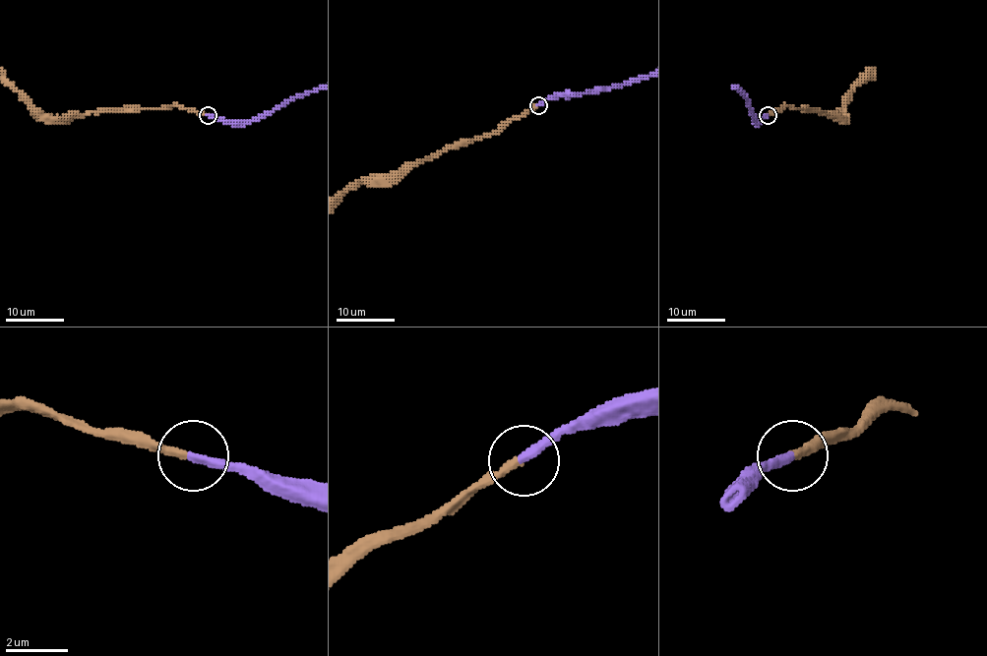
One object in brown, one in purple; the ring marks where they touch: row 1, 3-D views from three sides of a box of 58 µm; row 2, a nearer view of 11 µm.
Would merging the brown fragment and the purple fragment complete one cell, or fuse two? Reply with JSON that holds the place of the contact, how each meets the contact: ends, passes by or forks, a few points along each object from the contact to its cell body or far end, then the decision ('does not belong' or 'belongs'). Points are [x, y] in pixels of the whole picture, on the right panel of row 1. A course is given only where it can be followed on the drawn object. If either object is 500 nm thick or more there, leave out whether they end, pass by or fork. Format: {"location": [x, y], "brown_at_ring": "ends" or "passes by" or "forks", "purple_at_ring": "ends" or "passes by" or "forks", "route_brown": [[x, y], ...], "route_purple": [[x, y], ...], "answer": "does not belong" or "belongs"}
{"location": [768, 115], "brown_at_ring": "ends", "purple_at_ring": "ends", "answer": "belongs"}

